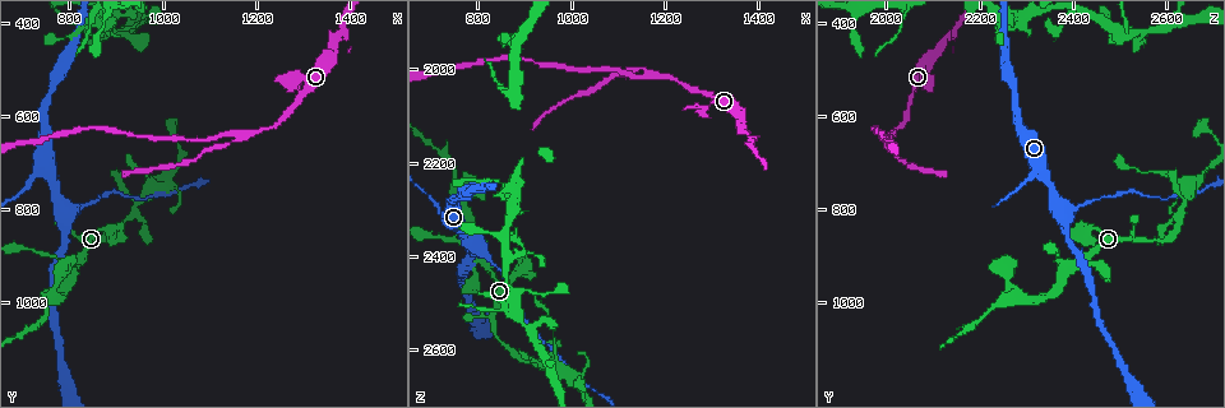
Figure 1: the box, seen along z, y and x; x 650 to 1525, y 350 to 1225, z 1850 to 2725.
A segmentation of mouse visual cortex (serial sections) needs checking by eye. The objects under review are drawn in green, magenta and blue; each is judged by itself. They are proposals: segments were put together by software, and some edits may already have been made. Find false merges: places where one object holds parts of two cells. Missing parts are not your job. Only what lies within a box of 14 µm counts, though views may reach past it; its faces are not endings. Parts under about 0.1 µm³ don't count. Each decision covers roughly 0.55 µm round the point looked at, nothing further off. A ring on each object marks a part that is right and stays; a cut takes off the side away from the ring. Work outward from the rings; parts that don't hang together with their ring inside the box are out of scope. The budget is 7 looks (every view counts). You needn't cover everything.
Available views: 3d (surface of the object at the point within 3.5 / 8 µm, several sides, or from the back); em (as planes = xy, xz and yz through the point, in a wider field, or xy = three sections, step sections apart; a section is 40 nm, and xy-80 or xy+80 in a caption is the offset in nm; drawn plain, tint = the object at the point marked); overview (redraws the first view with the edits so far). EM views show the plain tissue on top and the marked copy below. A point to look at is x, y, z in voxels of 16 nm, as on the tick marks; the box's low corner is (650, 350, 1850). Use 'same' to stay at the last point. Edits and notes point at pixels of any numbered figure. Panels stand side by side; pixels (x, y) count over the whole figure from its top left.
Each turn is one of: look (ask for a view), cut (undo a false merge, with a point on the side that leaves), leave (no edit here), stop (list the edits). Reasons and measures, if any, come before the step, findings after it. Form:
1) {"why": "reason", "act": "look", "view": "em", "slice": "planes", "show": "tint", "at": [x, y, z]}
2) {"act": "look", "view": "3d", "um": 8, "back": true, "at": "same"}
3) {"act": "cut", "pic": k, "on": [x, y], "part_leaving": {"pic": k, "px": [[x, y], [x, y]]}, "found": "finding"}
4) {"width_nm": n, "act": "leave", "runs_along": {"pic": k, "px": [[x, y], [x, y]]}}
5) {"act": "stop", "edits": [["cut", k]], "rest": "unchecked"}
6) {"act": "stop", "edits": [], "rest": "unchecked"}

{"why": "branch point", "act": "look", "view": "3d", "um": 3.5, "at": [810, 805, 2390]}

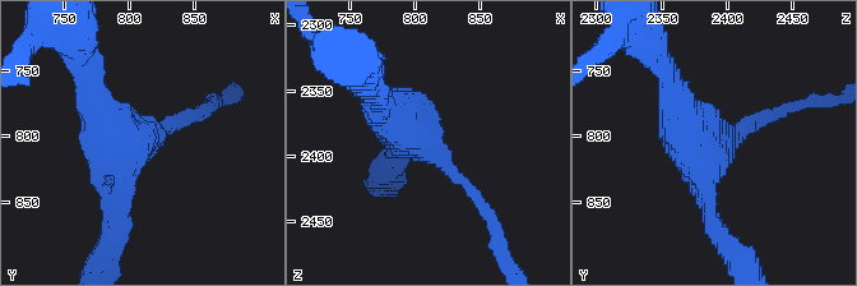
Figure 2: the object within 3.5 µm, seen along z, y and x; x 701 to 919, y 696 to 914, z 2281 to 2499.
{"arms": 3, "arm_widths_nm": [200, 250, 300], "act": "look", "view": "em", "slice": "xy", "step": 2, "show": "tint", "at": [810, 796, 2392]}

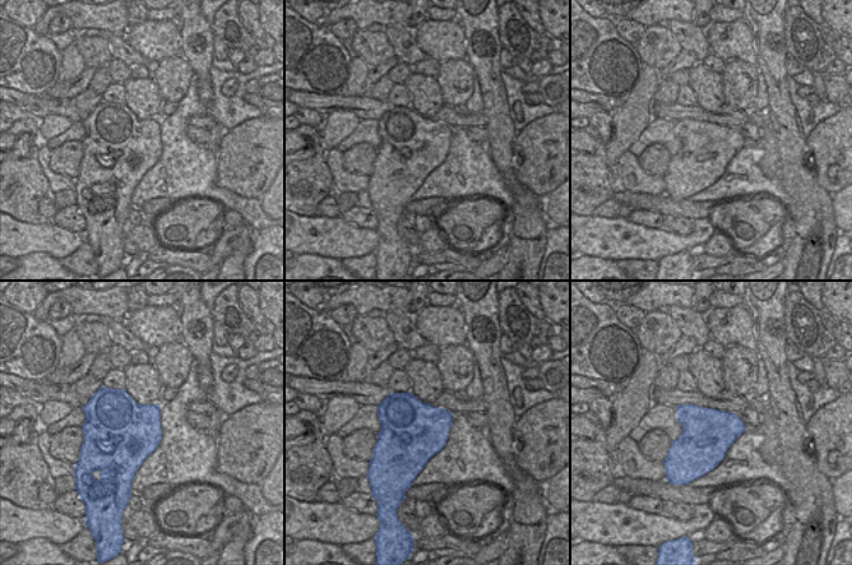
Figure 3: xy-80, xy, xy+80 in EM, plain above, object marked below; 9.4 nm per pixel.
{"act": "leave", "runs_along": {"pic": 2, "px": [[666, 72], [703, 150], [712, 225]]}, "found": "all the same cell"}

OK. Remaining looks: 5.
{"why": "abrupt turn", "act": "look", "view": "3d", "um": 8, "at": [815, 920, 2420]}

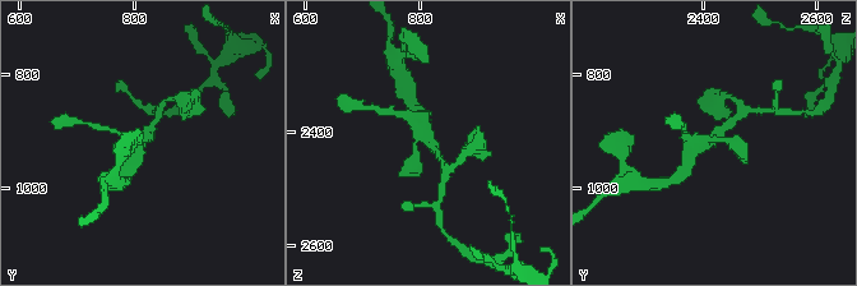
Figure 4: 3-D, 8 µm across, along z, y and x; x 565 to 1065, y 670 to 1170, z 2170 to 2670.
{"why": "now the EM", "act": "look", "view": "em", "slice": "xy", "step": 5, "show": "tint", "at": [820, 915, 2425]}

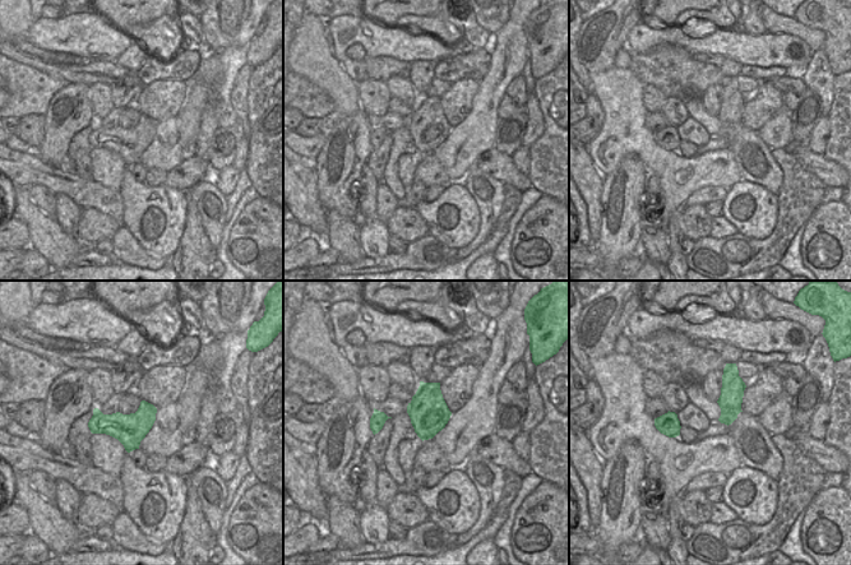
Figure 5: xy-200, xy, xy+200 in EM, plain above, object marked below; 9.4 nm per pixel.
{"arms": 4, "arm_widths_nm": [200, 300, 300, 450], "act": "leave", "runs_along": {"pic": 4, "px": [[737, 116], [694, 148], [689, 161]]}, "found": "continuous, no second cell"}

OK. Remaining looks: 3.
{"why": "branch point", "act": "look", "view": "3d", "um": 3.5, "at": [980, 755, 2650]}

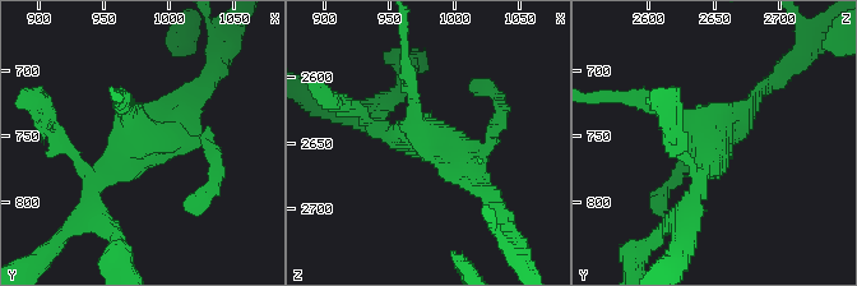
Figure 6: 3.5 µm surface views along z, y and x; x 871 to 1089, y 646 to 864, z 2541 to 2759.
{"act": "look", "view": "em", "slice": "xy", "step": 1, "show": "tint", "at": [978, 756, 2644]}

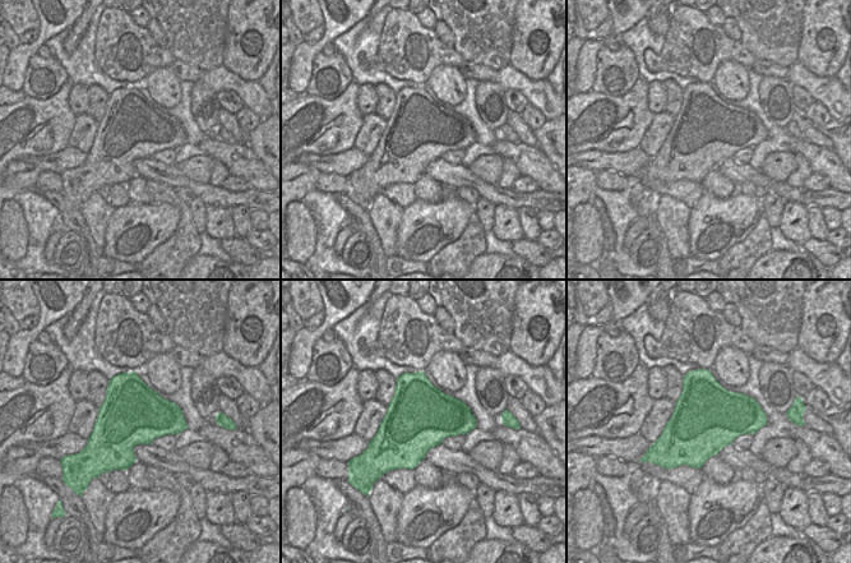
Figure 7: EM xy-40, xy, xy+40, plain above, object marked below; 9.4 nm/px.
{"act": "leave", "found": "one cell here"}

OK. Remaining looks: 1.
{"act": "stop", "edits": [], "rest": "unchecked"}

